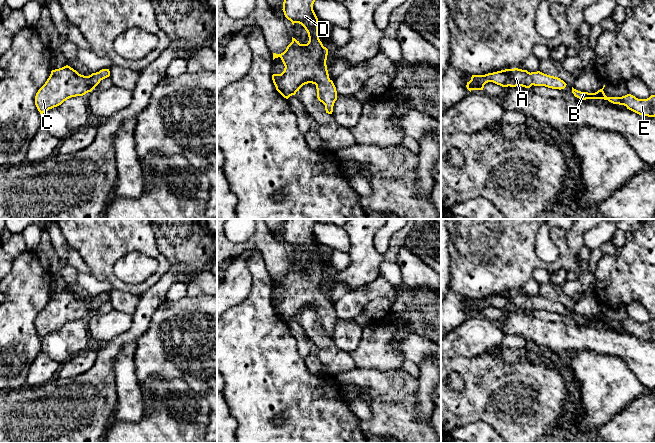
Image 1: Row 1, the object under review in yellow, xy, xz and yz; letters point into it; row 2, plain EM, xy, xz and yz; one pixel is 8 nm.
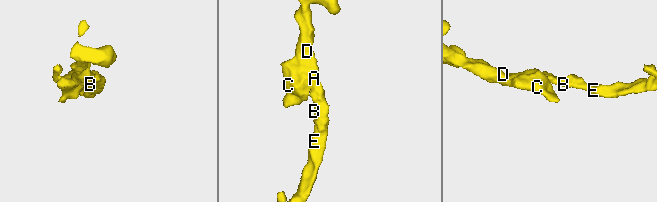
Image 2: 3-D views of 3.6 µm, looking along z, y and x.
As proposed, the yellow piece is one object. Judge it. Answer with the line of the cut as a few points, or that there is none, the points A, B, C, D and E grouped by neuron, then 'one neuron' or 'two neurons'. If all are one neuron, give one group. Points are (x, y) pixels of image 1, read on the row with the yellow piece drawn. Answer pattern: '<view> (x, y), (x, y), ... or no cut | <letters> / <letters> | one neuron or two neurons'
no cut | A B C D E | one neuron

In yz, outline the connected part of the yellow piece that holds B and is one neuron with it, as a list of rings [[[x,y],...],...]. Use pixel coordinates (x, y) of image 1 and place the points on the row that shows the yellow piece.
[[[605,85],[595,93],[581,92],[572,87],[572,93],[581,100],[604,99],[613,104],[624,105],[627,109],[639,115],[655,117],[655,95],[651,95],[647,99],[638,99],[631,94],[622,97],[607,97],[603,91],[604,87]]]

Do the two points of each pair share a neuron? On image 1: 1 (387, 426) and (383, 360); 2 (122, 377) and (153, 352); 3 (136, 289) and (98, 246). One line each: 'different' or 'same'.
1: different
2: different
3: same

